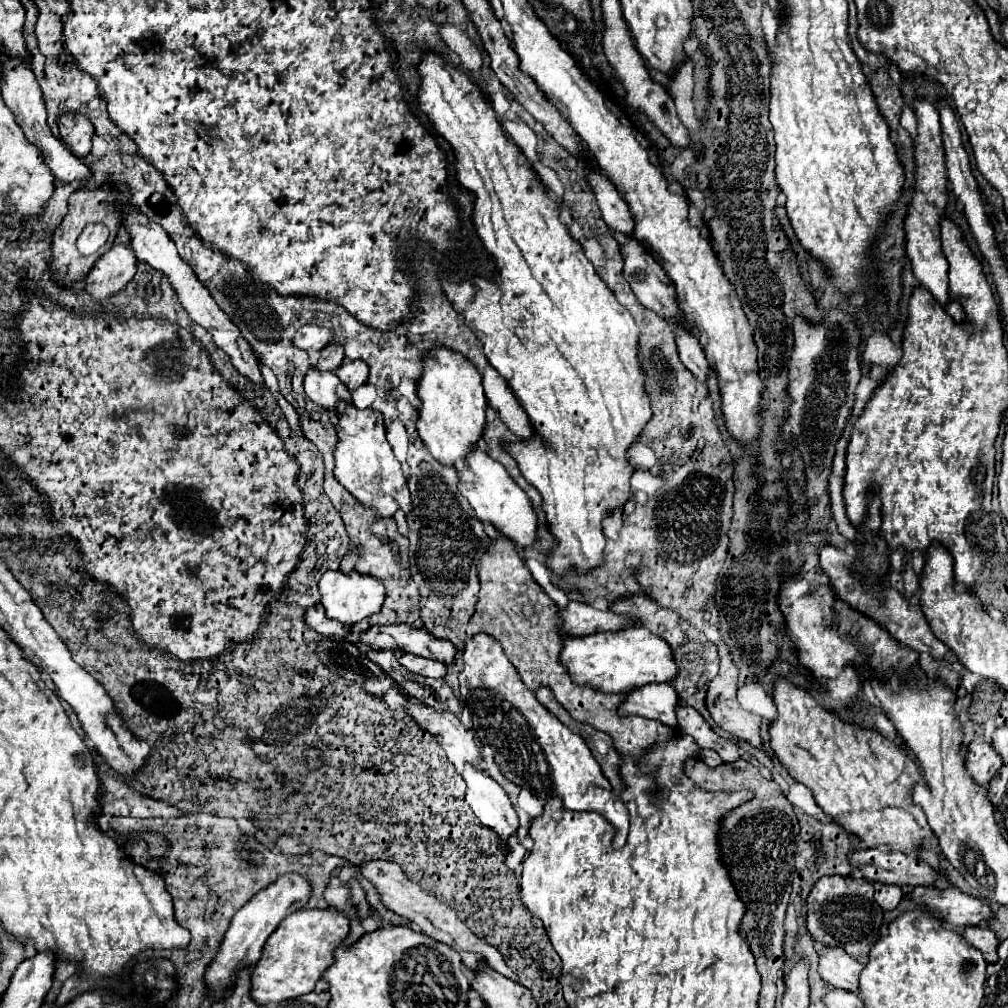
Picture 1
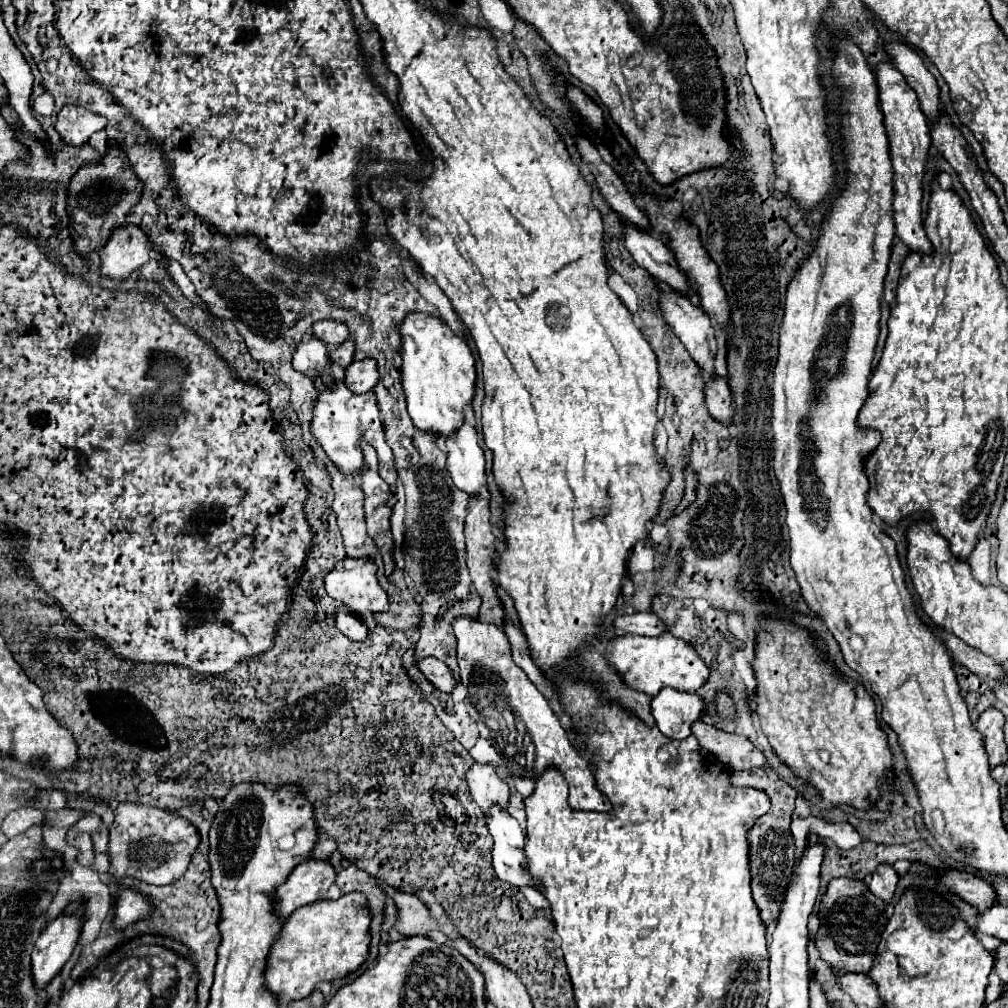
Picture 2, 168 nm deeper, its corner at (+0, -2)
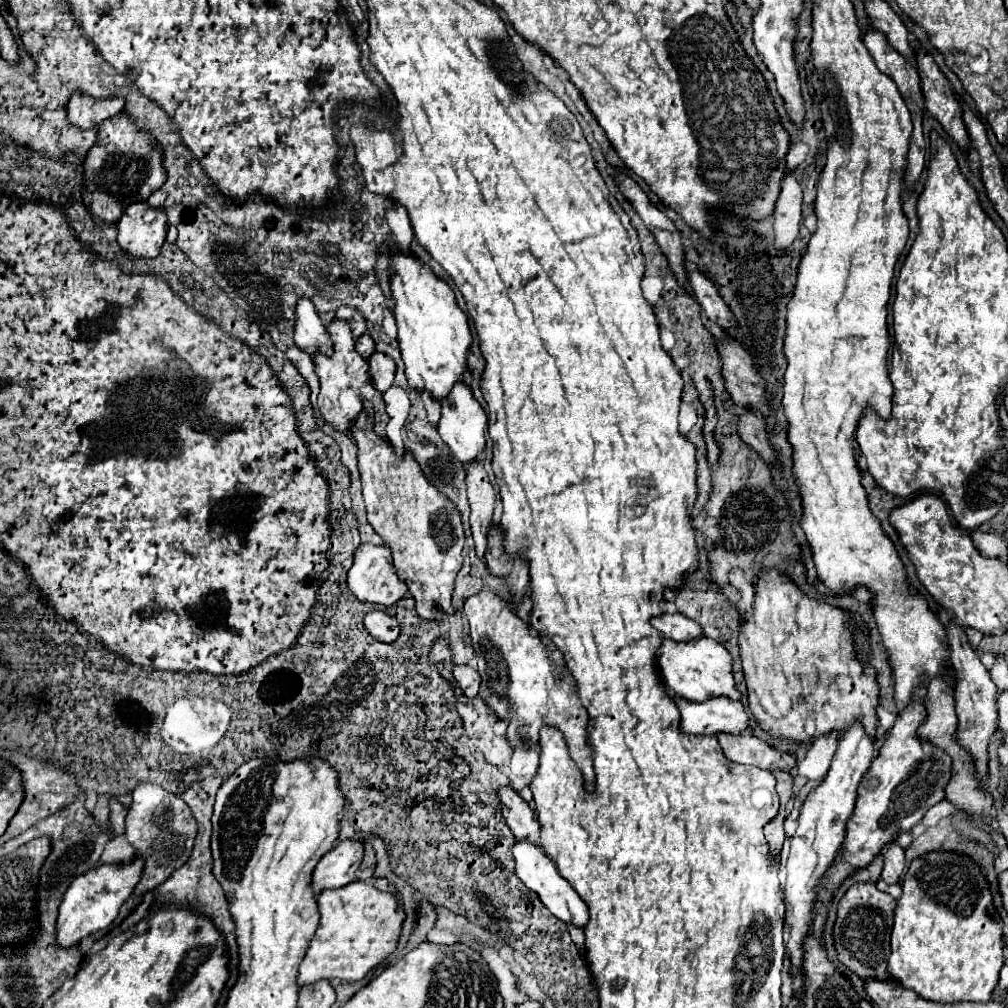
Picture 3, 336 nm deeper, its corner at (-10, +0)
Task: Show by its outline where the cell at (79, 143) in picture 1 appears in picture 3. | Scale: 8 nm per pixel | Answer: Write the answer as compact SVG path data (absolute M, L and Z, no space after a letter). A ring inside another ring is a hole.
M75 92L75 96L71 96L67 102L67 118L77 128L89 130L99 126L103 120L121 114L123 104L123 96L111 96L111 100L95 100L91 96Z

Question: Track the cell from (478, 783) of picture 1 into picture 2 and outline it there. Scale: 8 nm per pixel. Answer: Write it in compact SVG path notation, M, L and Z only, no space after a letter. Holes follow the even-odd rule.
M493 806L493 812L487 816L489 832L495 840L493 848L493 868L499 880L509 882L511 886L529 886L539 888L541 882L529 874L529 864L525 858L525 832L519 822L503 812L499 806Z

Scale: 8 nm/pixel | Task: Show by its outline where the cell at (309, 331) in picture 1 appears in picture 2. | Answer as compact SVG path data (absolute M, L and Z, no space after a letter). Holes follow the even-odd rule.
M319 320L313 324L313 334L325 344L343 344L349 338L349 326L341 320Z

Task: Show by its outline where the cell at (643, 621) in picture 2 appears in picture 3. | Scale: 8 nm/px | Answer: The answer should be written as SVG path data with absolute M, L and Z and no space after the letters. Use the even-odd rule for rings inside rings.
M665 612L657 618L651 618L651 626L663 634L665 638L671 638L671 640L693 640L693 638L699 638L701 636L701 626L695 622L695 620L689 620L687 616L679 614L679 612Z

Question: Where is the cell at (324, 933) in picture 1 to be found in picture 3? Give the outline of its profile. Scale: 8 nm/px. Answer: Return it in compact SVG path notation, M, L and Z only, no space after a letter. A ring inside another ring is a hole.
M355 880L337 890L323 890L317 896L321 922L299 966L299 986L321 979L362 980L395 950L405 912L399 900L391 892L385 892L385 886L385 880Z

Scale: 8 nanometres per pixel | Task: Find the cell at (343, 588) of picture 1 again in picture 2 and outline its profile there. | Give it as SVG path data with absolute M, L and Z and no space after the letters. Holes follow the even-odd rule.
M345 558L327 576L325 588L331 598L345 604L353 614L365 610L387 612L387 592L377 582L377 566L369 558Z

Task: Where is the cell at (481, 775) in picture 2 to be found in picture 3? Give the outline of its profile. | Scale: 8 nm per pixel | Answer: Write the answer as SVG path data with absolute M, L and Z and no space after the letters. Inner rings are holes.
M509 784L497 788L497 796L501 800L501 814L511 832L517 840L529 838L531 842L539 844L539 824L529 808L529 802L523 800L517 790L513 790Z

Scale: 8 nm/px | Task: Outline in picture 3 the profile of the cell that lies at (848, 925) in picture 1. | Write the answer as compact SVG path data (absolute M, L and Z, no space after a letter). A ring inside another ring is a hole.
M859 882L851 886L837 906L837 920L833 926L833 944L837 958L859 978L889 978L887 960L889 960L889 936L893 924L893 912L897 902L875 888L875 884Z

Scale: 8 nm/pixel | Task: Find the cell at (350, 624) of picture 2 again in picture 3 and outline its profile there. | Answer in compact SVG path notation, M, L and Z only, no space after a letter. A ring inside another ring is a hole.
M381 610L369 612L369 616L363 618L363 626L379 642L393 642L399 636L397 620Z

